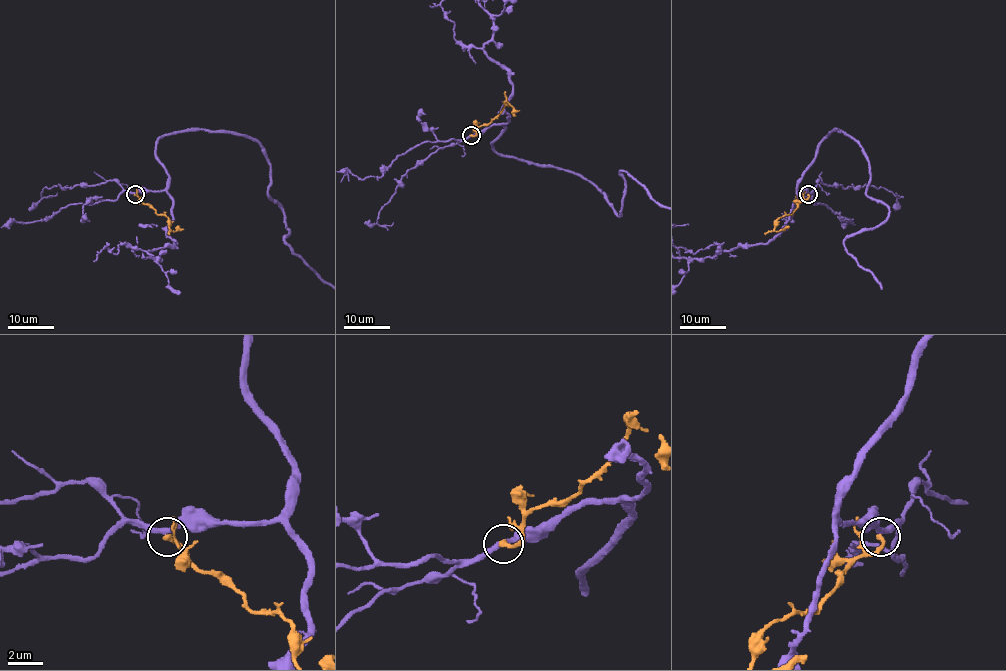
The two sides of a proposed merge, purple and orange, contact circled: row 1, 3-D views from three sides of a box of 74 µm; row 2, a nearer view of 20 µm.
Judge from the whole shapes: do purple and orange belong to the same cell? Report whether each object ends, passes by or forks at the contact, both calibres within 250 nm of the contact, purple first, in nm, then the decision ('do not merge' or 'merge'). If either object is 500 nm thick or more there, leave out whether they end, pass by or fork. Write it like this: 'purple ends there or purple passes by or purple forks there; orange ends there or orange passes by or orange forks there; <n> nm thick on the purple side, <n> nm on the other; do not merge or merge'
purple passes by; orange ends there; 280 nm thick on the purple side, 280 nm on the other; do not merge

